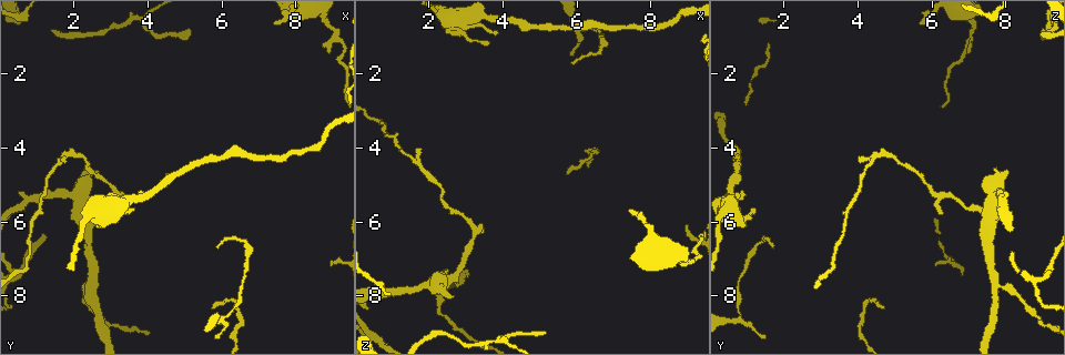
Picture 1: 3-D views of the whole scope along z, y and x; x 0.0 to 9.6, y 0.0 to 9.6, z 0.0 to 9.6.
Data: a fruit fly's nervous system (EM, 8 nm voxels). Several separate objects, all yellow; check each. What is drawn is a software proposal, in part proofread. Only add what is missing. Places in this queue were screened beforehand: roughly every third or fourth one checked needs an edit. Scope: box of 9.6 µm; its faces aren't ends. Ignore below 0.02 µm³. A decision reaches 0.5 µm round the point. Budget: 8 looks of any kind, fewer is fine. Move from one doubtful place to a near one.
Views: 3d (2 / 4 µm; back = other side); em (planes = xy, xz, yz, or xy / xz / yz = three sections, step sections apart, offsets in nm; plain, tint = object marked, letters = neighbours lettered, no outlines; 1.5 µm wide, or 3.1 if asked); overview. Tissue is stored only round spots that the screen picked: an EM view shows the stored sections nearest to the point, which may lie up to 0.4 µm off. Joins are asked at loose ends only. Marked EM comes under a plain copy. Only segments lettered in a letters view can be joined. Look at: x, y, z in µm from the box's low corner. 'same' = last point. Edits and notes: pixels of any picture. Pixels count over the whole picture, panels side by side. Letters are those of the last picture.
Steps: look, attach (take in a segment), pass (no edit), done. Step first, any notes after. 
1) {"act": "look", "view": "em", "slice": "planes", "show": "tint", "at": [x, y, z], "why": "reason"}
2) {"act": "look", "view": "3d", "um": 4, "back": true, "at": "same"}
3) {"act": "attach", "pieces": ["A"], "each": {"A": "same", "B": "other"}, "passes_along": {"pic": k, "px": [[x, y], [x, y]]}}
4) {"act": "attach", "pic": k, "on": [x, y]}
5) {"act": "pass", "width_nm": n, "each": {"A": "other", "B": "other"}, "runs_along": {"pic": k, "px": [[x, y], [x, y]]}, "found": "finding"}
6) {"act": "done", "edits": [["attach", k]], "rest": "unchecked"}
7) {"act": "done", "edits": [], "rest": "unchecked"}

{"act": "look", "view": "em", "slice": "planes", "show": "letters", "at": [3.65, 5.65, 1.15], "why": "an open end"}

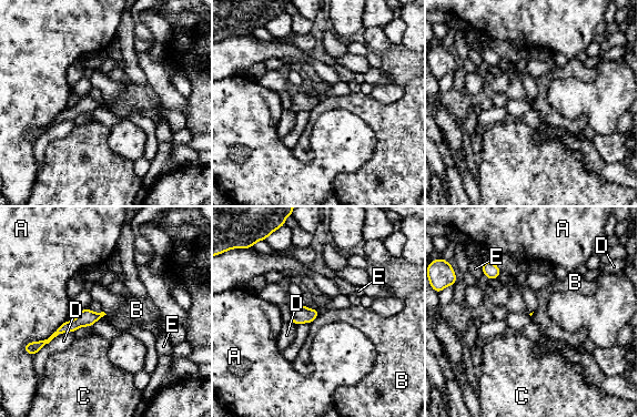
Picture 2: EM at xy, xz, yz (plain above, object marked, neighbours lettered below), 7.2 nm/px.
{"act": "pass", "each": {"A": "other", "B": "other", "C": "other", "D": "other", "E": "other"}, "border": {"pic": 2, "px": [[320, 312], [310, 324]]}, "found": "none of them fits"}

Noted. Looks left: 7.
{"act": "look", "view": "3d", "um": 2, "at": [2.65, 4.60, 8.00], "why": "thick end"}

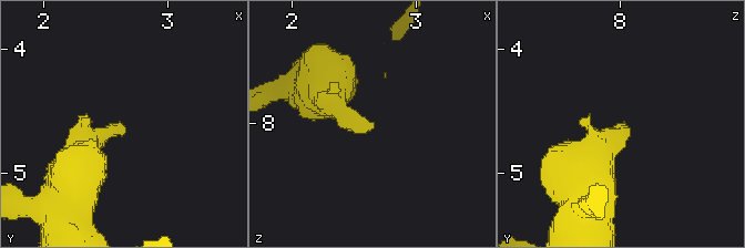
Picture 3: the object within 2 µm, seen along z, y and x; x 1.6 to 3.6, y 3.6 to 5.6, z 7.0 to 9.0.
{"act": "look", "view": "em", "slice": "xy", "step": 4, "show": "letters", "at": [2.62, 4.64, 8.06], "why": "now the EM"}

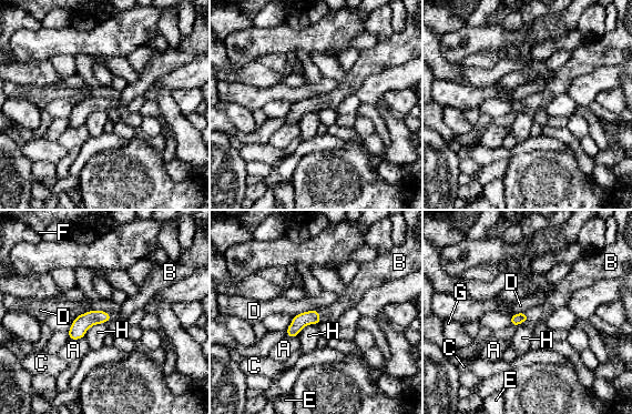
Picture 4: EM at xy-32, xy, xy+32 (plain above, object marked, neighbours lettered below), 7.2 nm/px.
{"act": "attach", "pieces": ["B"], "each": {"A": "other", "B": "same", "C": "other", "D": "other", "E": "other", "F": "other", "G": "other", "H": "other"}, "found": "the neuron continues"}

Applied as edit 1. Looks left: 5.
{"act": "look", "view": "em", "slice": "xz", "step": 8, "show": "letters", "at": [5.10, 0.80, 8.95], "why": "tapers out"}

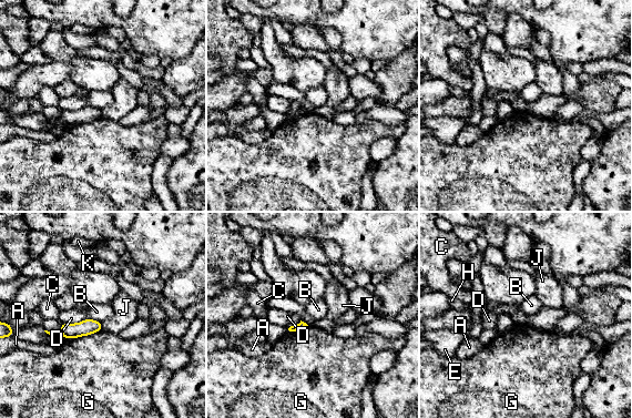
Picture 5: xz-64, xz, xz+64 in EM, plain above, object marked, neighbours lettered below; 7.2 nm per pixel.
{"act": "look", "view": "em", "slice": "yz", "step": 4, "show": "letters", "at": "same"}

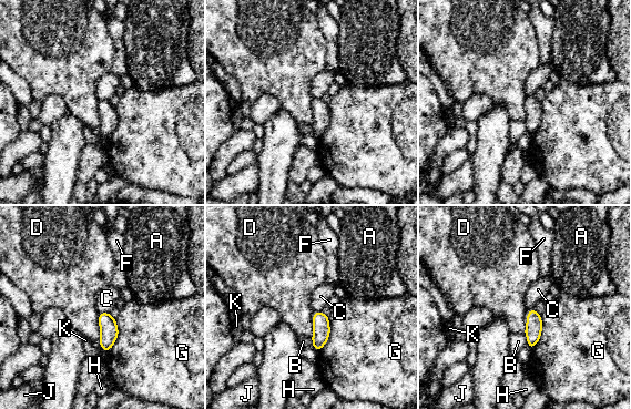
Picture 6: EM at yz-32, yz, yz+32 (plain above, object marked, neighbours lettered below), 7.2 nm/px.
{"act": "pass", "each": {"A": "other", "B": "other", "C": "other", "D": "other", "F": "other", "G": "other", "H": "other", "J": "other", "K": "other"}, "border": {"pic": 6, "px": [[100, 313], [100, 339], [98, 341]]}, "found": "none of them fits"}

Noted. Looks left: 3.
{"act": "done", "edits": [["attach", 4]], "rest": "unchecked"}

